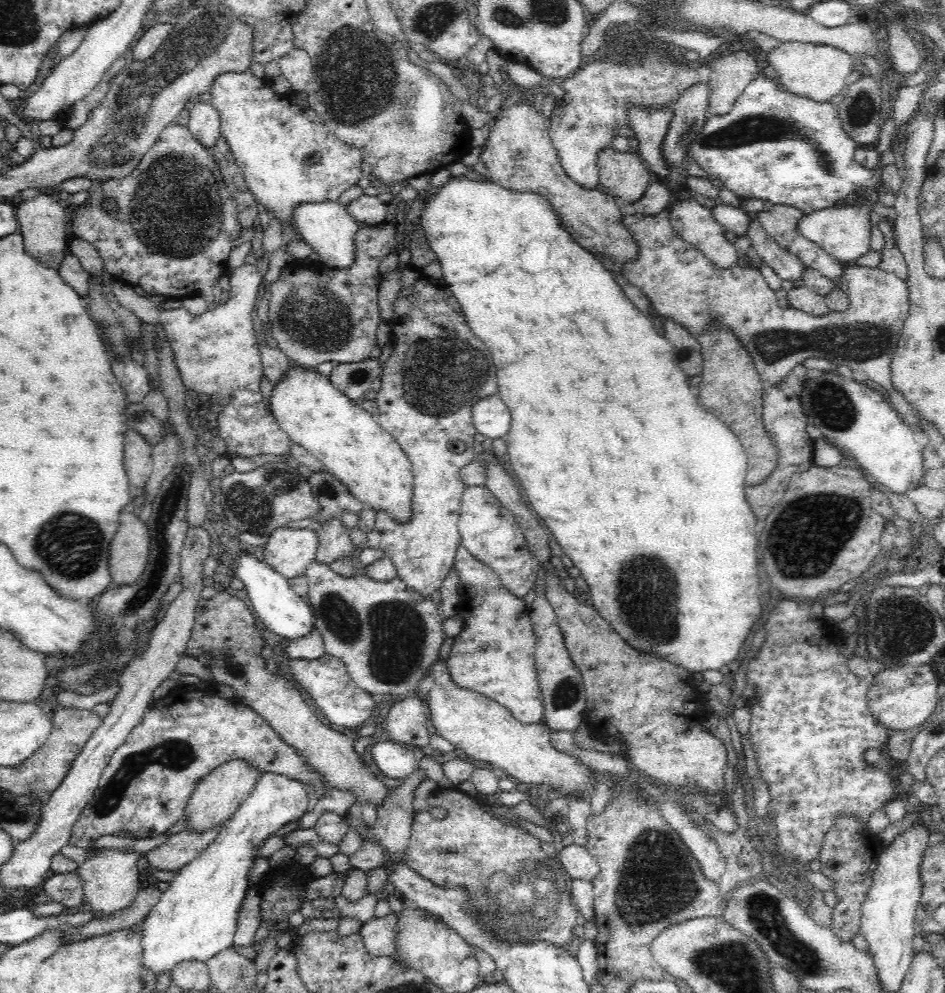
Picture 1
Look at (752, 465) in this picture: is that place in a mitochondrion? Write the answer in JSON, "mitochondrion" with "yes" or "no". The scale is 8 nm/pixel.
{"mitochondrion":"no"}

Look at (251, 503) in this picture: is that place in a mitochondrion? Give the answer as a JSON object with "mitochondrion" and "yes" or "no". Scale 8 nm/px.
{"mitochondrion":"yes"}

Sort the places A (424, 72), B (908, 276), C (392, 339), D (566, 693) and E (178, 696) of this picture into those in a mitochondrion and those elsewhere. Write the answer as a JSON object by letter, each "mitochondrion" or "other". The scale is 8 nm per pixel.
{"A":"other","B":"other","C":"other","D":"mitochondrion","E":"other"}

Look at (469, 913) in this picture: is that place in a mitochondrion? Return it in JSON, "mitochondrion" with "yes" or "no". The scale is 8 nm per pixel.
{"mitochondrion":"yes"}

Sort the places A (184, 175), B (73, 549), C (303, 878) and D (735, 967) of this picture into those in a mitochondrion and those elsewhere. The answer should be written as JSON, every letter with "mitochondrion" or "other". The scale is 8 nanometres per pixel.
{"A":"mitochondrion","B":"mitochondrion","C":"other","D":"mitochondrion"}

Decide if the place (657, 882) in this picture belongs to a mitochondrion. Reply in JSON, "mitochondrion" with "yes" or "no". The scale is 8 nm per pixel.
{"mitochondrion":"yes"}

